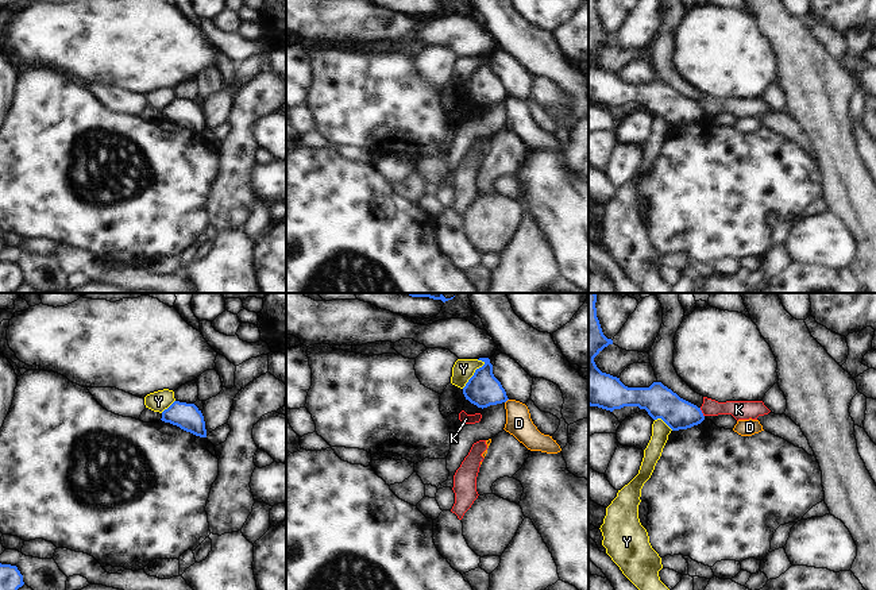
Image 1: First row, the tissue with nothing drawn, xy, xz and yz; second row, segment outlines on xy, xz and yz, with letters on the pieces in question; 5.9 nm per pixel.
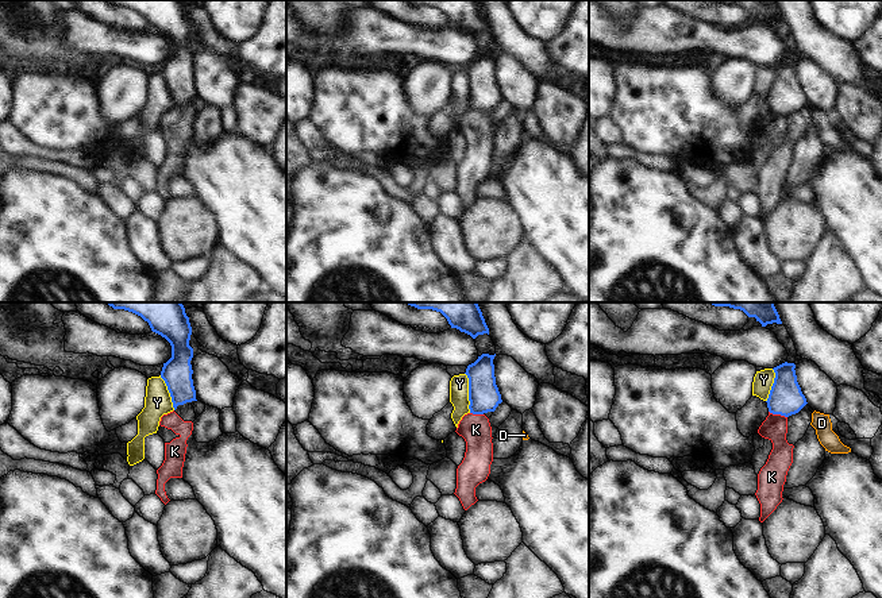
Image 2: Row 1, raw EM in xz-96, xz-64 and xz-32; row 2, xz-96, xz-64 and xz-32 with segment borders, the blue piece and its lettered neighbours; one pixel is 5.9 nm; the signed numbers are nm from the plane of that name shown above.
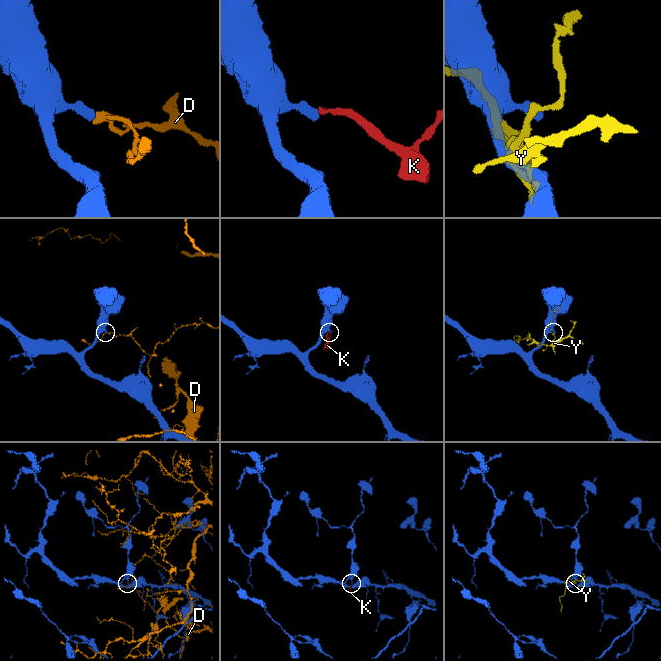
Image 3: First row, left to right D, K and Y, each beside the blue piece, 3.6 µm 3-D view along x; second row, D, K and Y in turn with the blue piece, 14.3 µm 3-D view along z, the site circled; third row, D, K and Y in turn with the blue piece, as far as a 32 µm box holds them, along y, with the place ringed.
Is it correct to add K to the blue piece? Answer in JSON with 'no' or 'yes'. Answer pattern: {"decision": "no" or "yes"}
{"decision": "no"}

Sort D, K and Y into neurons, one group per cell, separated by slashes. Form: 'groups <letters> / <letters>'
groups D / K / Y

